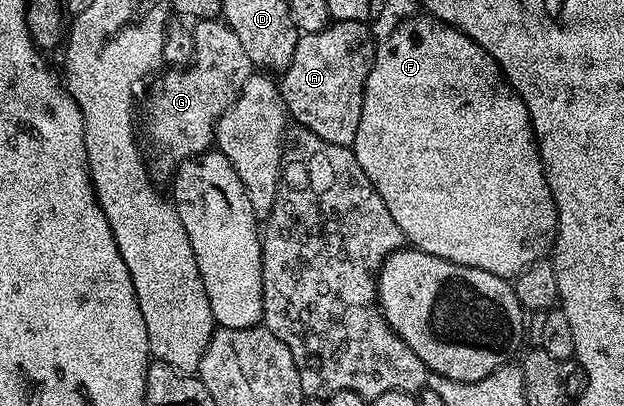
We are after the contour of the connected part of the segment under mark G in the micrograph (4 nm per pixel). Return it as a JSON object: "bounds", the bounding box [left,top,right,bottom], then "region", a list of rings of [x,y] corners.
{"bounds":[146,19,252,173],"region":[[[221,19],[197,21],[192,31],[194,59],[187,67],[163,71],[157,77],[158,85],[151,90],[150,101],[146,104],[146,136],[150,139],[150,152],[154,155],[152,168],[155,173],[173,173],[179,164],[183,164],[188,158],[199,156],[214,144],[214,127],[220,117],[237,102],[244,82],[248,82],[252,75],[252,65],[248,54],[244,54],[244,46],[240,46],[240,38],[236,38],[233,30]]]}

